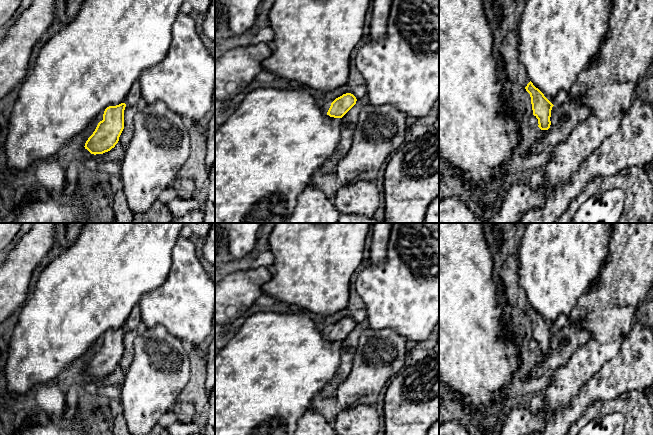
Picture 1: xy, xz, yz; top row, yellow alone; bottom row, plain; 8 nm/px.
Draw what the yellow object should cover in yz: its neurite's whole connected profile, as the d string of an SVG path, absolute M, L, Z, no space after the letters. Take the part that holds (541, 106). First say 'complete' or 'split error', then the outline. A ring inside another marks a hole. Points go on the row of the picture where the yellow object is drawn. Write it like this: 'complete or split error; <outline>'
complete; M531 81L527 84L525 89L530 94L533 115L538 119L538 127L541 130L548 130L551 125L551 110L554 105Z

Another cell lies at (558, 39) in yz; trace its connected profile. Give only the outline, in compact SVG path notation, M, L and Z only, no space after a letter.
M526 0L517 28L519 58L529 80L549 101L561 90L568 93L579 73L598 56L608 35L612 6L613 0Z

